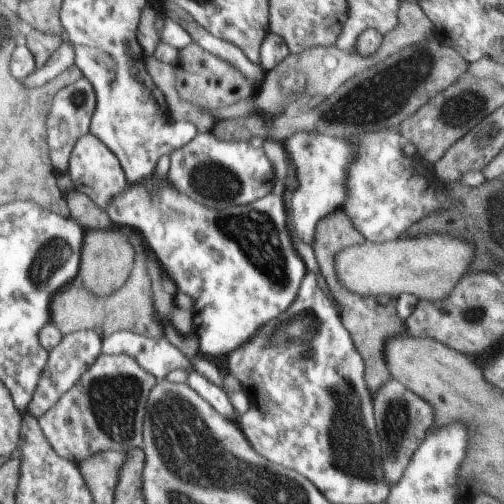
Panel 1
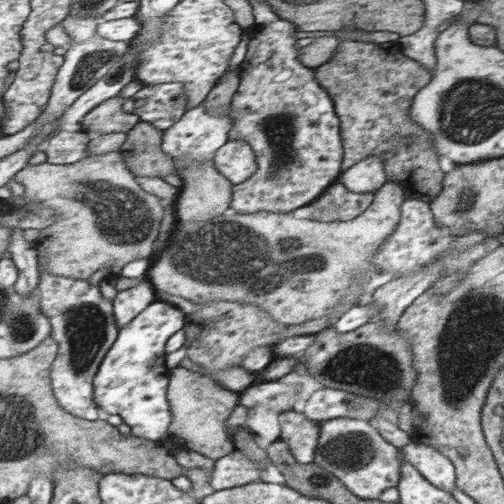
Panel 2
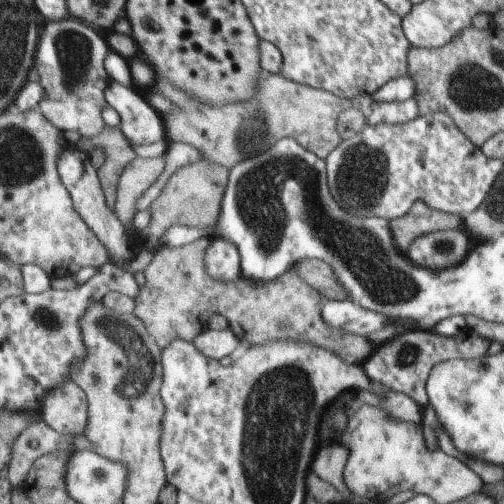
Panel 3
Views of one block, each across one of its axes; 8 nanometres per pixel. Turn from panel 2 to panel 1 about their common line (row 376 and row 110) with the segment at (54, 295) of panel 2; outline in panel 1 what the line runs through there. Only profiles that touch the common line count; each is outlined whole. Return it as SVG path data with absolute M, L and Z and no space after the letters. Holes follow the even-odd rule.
M85 78L69 84L67 88L63 88L63 92L59 92L59 100L55 100L55 112L51 112L51 120L47 120L47 142L51 144L51 164L55 164L57 176L67 172L69 158L77 140L89 134L95 104L97 104L95 88Z

